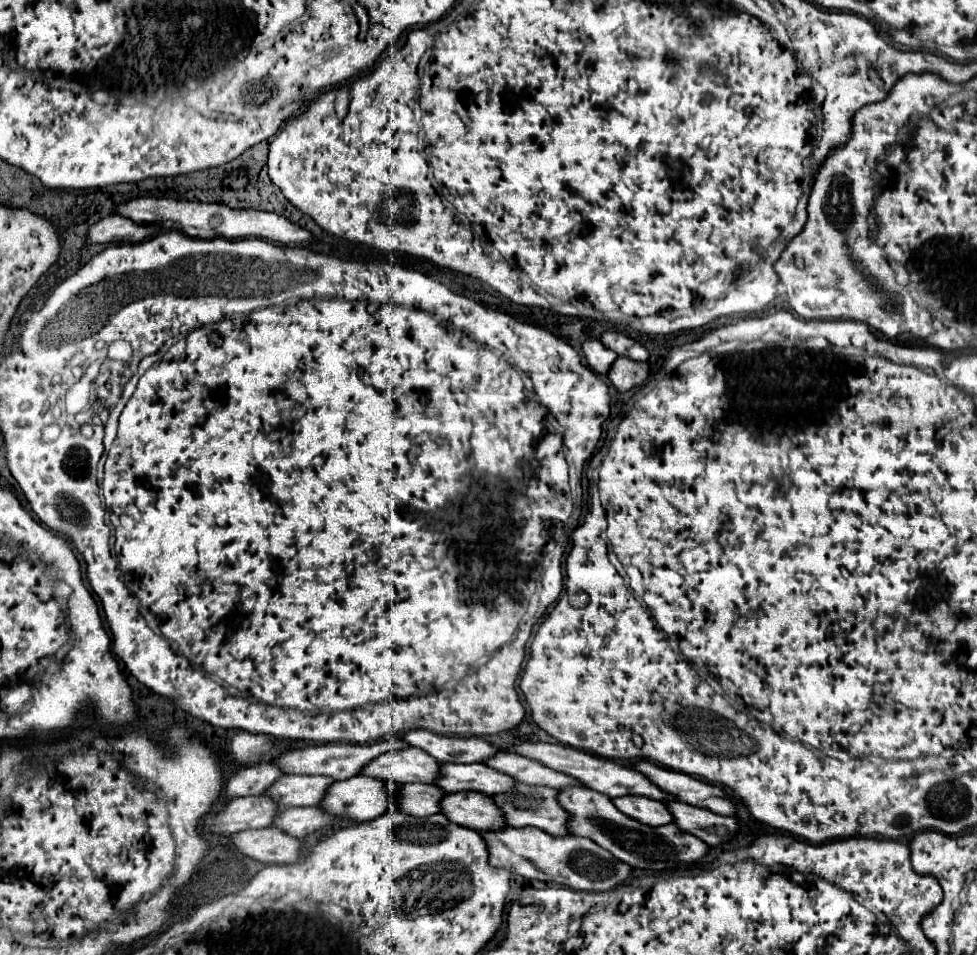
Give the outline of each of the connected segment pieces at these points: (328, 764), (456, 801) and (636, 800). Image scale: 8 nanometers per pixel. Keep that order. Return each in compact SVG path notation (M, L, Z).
M386 738L374 744L310 744L304 748L296 748L296 750L288 750L282 752L274 764L284 772L284 774L308 774L308 776L328 776L332 780L346 780L356 776L366 762L374 760L376 756L380 756L382 752L394 750L394 748L406 748L406 744L402 744L402 740L398 738Z
M458 792L444 796L440 800L440 814L444 814L454 824L478 832L482 832L482 828L506 826L502 824L502 816L498 816L498 808L490 804L490 796L482 796L480 792Z
M622 796L622 798L614 798L612 802L622 814L646 826L664 826L672 822L670 812L666 812L666 806L660 800L652 800L644 796Z

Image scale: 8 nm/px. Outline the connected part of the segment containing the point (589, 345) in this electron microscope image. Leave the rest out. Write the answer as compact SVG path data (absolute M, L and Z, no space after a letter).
M586 340L582 344L582 352L584 352L586 364L596 374L602 374L602 376L610 370L610 364L618 358L618 356L614 356L614 352L610 352L608 348L604 348L604 344L600 340Z

